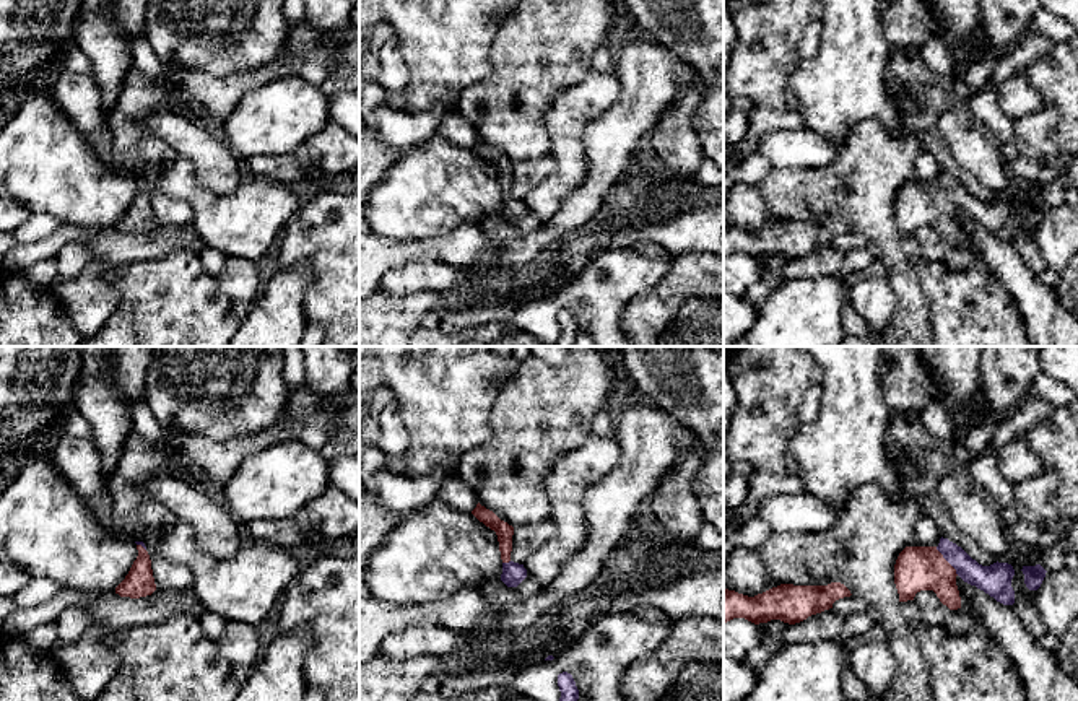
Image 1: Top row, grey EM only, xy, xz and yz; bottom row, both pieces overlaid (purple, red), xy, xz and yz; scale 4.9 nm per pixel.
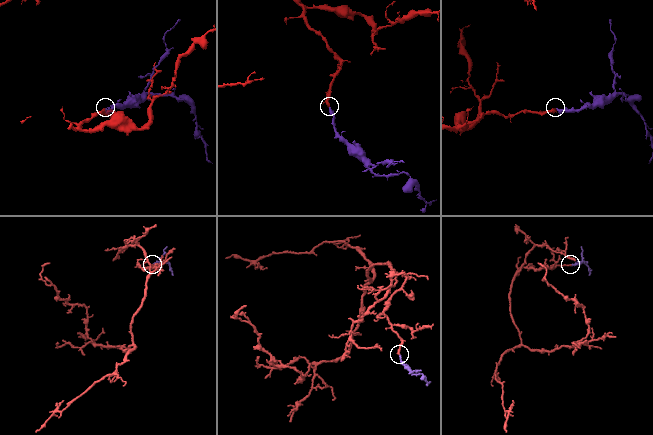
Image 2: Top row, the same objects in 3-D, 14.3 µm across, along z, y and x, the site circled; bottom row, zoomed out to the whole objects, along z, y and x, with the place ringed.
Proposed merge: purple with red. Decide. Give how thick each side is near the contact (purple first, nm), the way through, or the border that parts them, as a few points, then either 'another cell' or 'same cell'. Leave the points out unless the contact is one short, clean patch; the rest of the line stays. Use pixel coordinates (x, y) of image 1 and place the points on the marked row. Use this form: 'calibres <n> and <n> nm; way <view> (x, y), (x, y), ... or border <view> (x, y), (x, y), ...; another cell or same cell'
calibres 150 and 220 nm; way yz (992, 579), (947, 560), (935, 568), (917, 568); same cell

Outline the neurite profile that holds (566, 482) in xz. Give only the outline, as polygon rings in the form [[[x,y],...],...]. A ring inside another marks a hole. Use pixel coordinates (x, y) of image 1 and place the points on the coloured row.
[[[590,431],[584,444],[559,457],[543,481],[550,498],[550,520],[556,535],[537,548],[524,563],[527,574],[540,586],[550,584],[563,564],[584,545],[587,524],[582,507],[585,490],[610,473],[621,457],[616,438],[603,438]]]

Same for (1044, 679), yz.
[[[956,576],[961,607],[1002,647],[1023,678],[1028,701],[1078,701],[1078,677],[1067,673],[1055,652],[1041,647],[1023,628],[1013,605],[993,597]]]

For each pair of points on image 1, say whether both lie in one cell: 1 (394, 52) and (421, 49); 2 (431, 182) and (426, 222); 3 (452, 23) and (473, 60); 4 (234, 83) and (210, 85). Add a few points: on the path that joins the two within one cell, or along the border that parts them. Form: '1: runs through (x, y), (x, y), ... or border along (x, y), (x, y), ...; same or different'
1: border along (395, 34), (408, 70), (405, 88); different
2: runs through (431, 192), (431, 207), (426, 212); same
3: runs through (452, 33), (452, 39), (464, 51); same
4: runs through (228, 85), (217, 85); same

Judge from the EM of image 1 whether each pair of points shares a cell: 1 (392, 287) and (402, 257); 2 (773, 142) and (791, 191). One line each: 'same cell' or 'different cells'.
1: different cells
2: different cells

